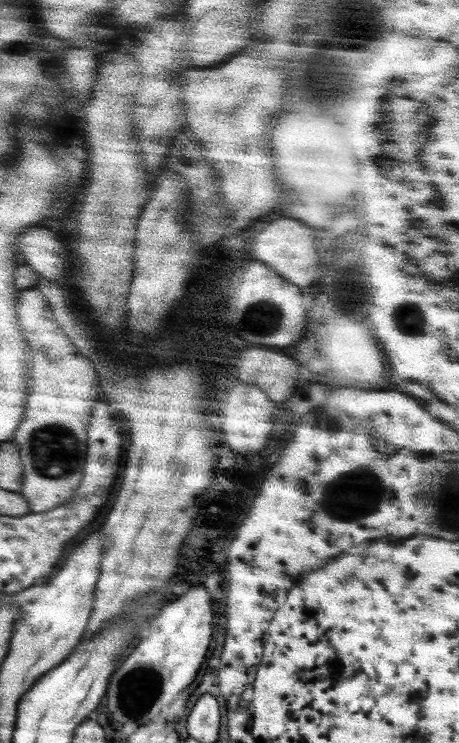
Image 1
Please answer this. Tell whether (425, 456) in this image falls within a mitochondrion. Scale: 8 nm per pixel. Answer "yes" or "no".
no

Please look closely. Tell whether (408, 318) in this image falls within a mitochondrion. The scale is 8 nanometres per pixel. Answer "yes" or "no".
yes

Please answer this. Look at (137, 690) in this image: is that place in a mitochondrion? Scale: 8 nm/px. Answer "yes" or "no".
yes

